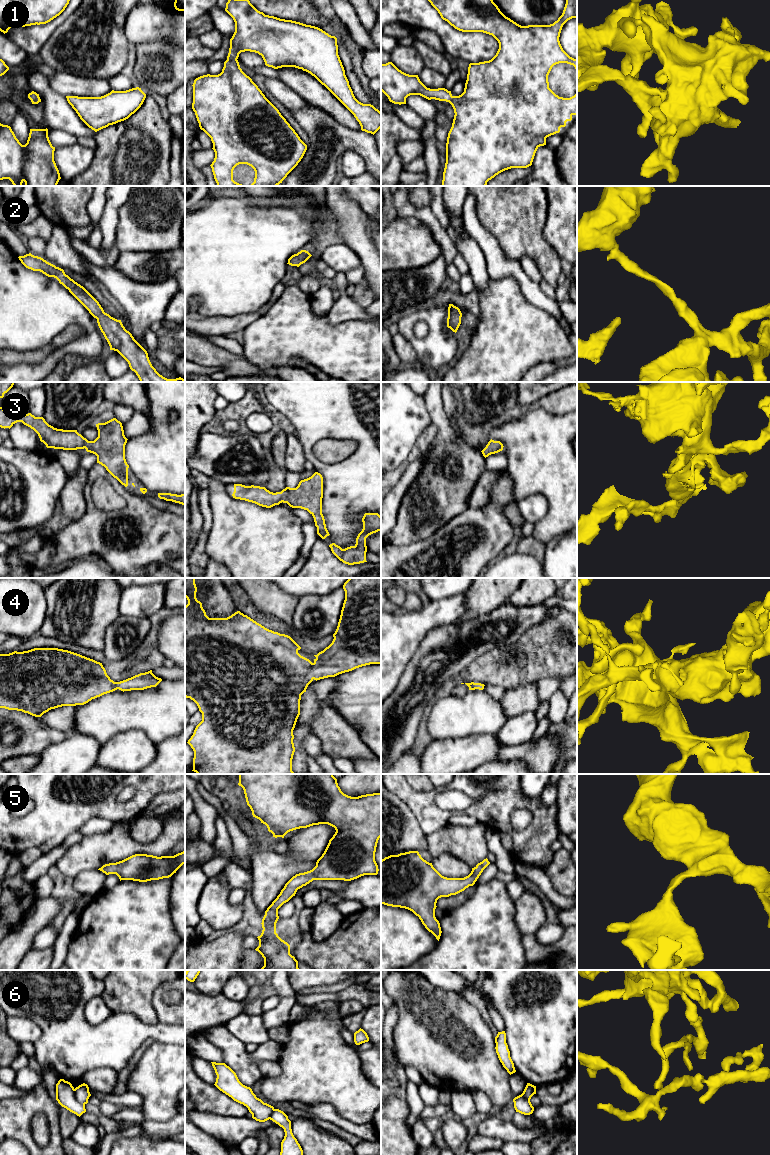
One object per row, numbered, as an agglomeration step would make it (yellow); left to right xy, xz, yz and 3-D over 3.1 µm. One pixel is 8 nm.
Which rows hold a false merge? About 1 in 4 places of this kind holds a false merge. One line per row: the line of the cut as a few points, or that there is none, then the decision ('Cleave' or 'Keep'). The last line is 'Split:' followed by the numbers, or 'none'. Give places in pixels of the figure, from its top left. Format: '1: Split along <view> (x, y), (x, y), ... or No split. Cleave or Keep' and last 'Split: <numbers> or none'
1: No split. Keep
2: No split. Keep
3: No split. Keep
4: No split. Keep
5: No split. Keep
6: Split along xy (74, 1089), (74, 1095), (84, 1105). Cleave
Split: 6

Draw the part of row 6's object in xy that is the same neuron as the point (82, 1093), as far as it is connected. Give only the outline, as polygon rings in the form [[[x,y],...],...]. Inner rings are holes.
[[[83,1083],[75,1088],[75,1096],[79,1102],[82,1104],[87,1104],[88,1099],[91,1096],[89,1092],[89,1087],[87,1084]]]

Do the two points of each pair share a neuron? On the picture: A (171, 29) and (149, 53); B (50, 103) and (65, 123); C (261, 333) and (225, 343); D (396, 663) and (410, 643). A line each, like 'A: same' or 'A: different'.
A: different
B: same
C: different
D: same

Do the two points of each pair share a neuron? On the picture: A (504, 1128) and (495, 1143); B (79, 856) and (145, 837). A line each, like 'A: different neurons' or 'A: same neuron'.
A: different neurons
B: different neurons

